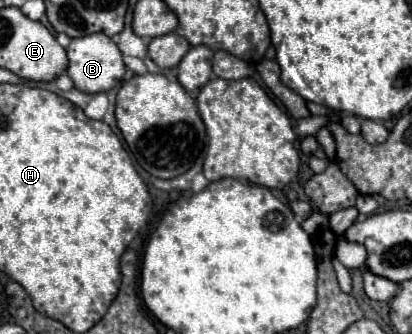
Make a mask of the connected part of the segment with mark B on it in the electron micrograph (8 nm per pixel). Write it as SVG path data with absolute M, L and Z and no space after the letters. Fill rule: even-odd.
M101 32L81 36L81 38L71 38L71 44L67 46L67 58L69 58L69 68L67 68L69 78L73 80L77 90L87 94L111 90L121 82L125 74L123 54L117 50L117 44L107 34L101 34Z

